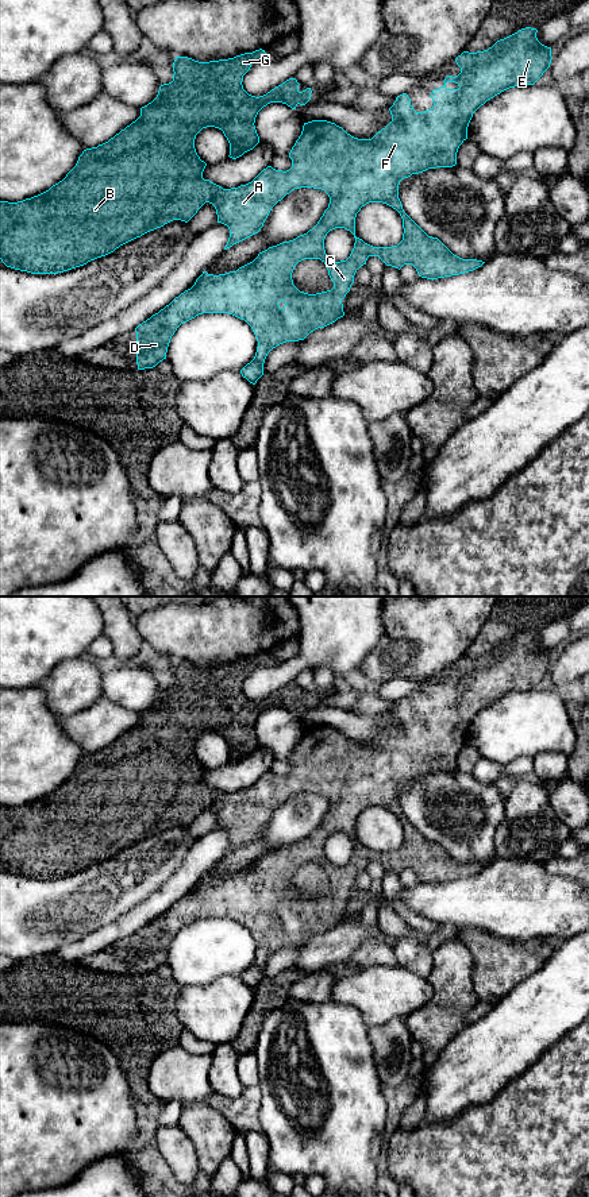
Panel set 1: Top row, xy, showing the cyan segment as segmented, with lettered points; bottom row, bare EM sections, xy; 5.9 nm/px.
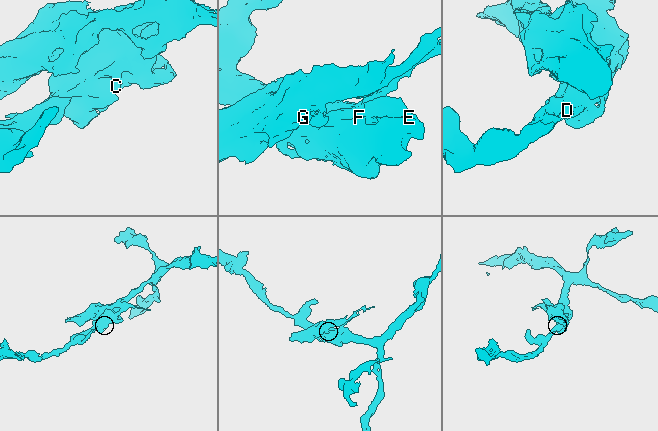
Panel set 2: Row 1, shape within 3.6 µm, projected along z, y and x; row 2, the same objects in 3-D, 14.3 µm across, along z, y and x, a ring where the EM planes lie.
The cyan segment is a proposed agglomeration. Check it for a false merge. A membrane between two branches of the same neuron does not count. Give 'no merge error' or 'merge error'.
merge error

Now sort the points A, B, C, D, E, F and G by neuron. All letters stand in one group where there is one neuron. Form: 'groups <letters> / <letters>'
groups A C D E F / B G

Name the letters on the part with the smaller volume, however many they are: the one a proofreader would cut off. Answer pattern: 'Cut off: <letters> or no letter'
Cut off: B, G

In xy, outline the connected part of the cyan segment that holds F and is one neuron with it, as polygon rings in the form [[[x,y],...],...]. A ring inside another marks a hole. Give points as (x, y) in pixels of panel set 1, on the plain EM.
[[[526,632],[497,645],[488,655],[463,656],[455,663],[461,677],[455,681],[447,680],[444,690],[432,695],[431,714],[416,717],[408,699],[403,698],[389,713],[392,726],[372,744],[354,742],[327,725],[312,725],[304,727],[301,740],[289,757],[292,764],[289,775],[282,776],[267,771],[246,789],[217,795],[208,807],[216,814],[217,827],[230,834],[224,854],[258,838],[272,812],[294,794],[322,794],[328,799],[330,808],[317,829],[307,838],[269,852],[236,876],[219,880],[203,876],[190,893],[139,928],[135,932],[138,974],[153,973],[166,964],[170,943],[181,928],[203,918],[228,918],[245,924],[257,942],[255,961],[240,974],[242,981],[255,989],[263,980],[265,964],[273,953],[286,946],[304,945],[315,934],[324,932],[344,920],[342,904],[350,896],[357,874],[366,869],[369,861],[378,861],[386,870],[399,874],[404,869],[412,869],[419,881],[427,884],[459,880],[481,872],[485,866],[462,864],[438,842],[428,841],[404,816],[399,803],[399,789],[401,784],[412,779],[455,771],[457,757],[467,744],[473,718],[501,696],[515,691],[534,690],[543,680],[553,664],[551,652],[542,649],[536,637],[536,633]],[[369,807],[386,808],[400,818],[404,838],[397,850],[373,852],[355,841],[357,818]],[[335,833],[344,833],[355,842],[350,861],[340,866],[330,864],[324,854],[324,843]],[[304,864],[320,864],[327,870],[334,887],[331,895],[308,899],[293,889],[294,870]]]

